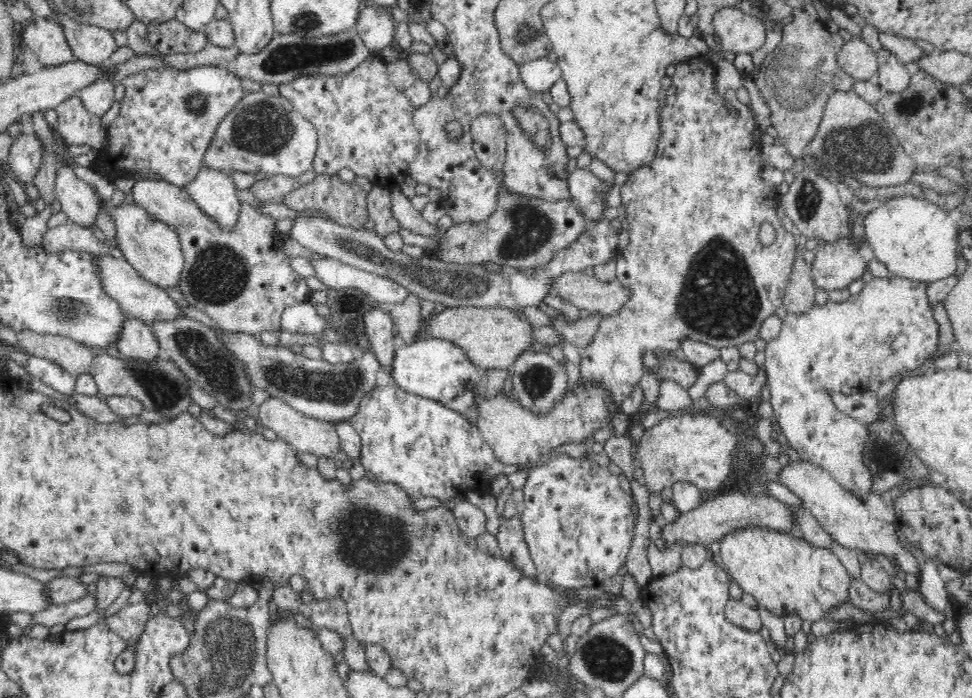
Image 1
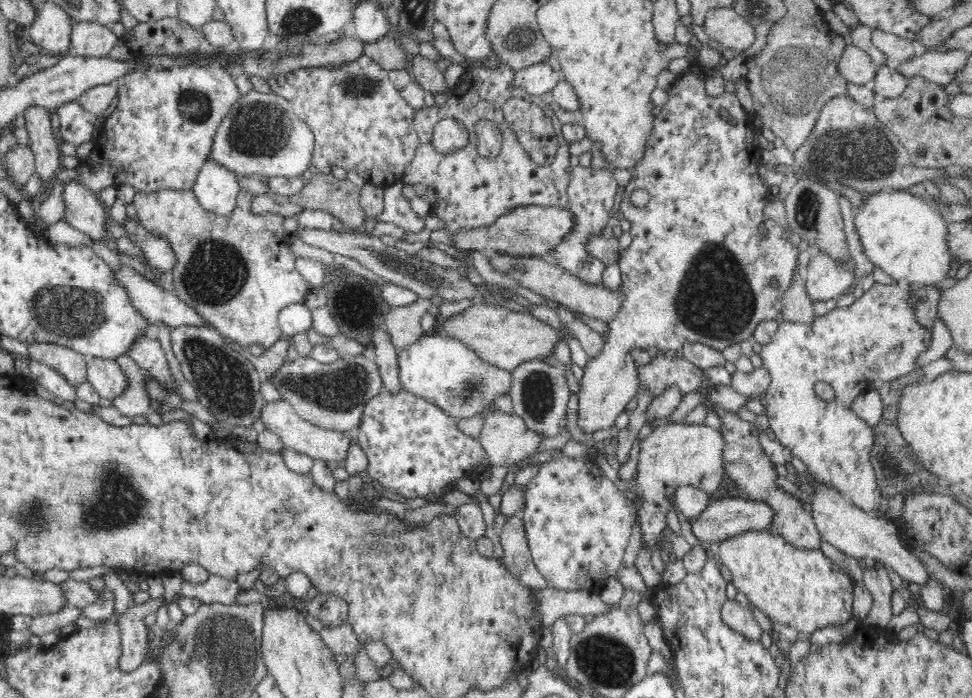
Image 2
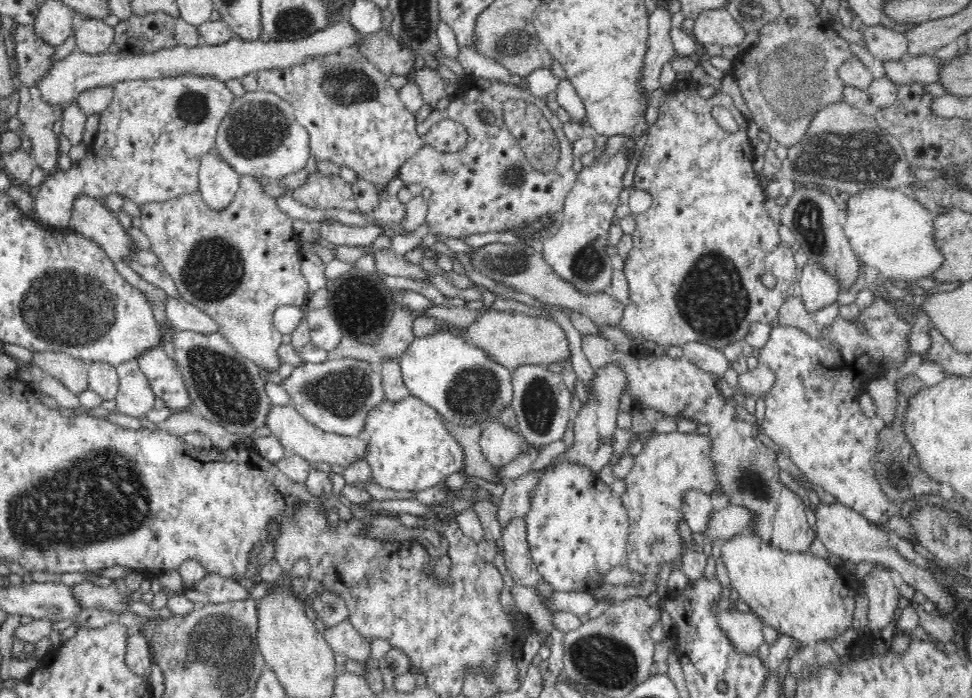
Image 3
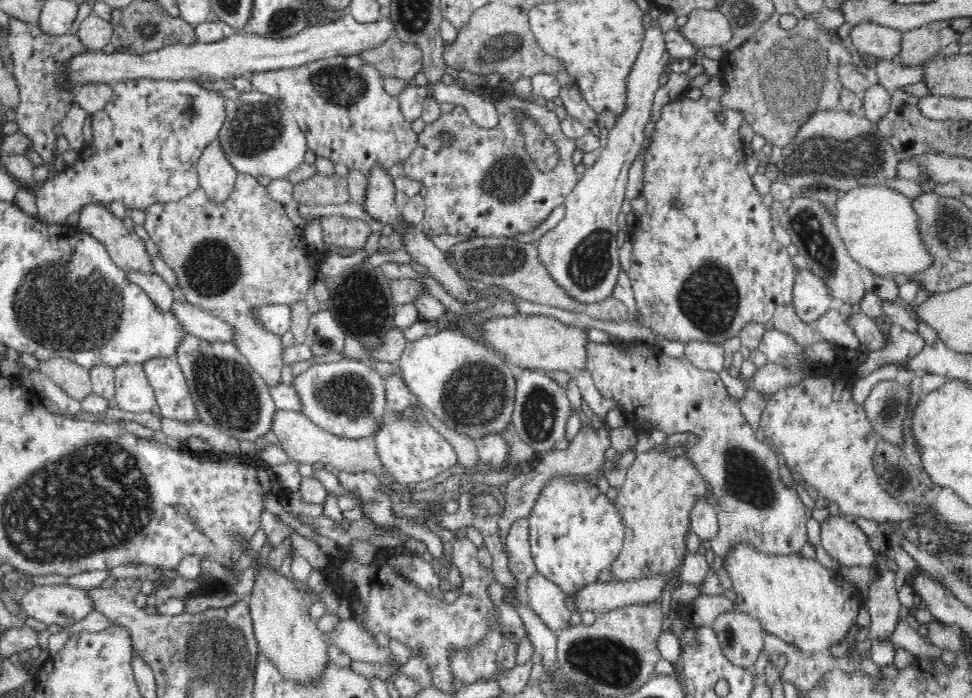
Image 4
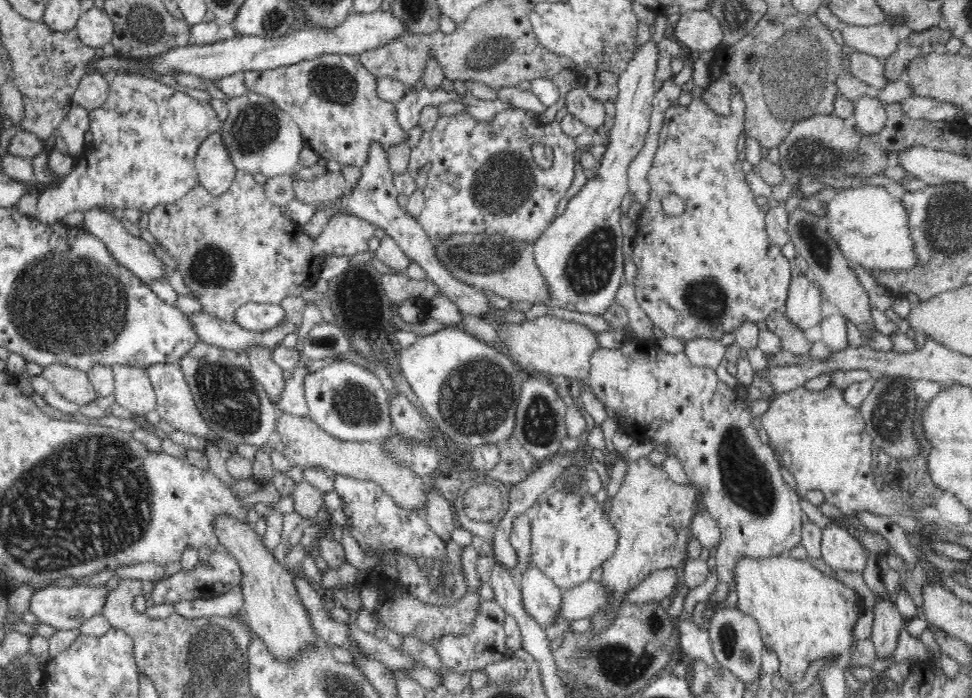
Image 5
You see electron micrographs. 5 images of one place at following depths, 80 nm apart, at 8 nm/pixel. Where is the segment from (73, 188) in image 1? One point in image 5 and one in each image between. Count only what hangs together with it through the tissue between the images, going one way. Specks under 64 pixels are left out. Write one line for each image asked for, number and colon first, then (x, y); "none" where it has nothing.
2: (85, 211)
3: (90, 217)
4: (126, 249)
5: (130, 250)

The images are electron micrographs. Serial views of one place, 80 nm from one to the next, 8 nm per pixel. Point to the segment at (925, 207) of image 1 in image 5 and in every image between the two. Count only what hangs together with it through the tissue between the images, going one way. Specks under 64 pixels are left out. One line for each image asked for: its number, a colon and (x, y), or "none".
2: (905, 235)
3: (888, 229)
4: (879, 226)
5: (870, 226)

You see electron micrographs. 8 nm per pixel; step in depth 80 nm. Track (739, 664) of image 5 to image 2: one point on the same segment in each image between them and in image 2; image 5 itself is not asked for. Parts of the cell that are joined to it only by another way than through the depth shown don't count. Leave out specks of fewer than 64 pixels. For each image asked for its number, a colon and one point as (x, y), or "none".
2: (740, 618)
3: (744, 629)
4: (741, 635)

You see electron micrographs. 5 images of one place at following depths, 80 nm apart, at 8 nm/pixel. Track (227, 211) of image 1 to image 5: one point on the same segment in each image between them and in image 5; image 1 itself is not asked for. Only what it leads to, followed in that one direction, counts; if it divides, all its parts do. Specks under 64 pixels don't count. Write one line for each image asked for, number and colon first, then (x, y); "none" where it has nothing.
2: (216, 188)
3: (218, 182)
4: (217, 176)
5: (215, 170)

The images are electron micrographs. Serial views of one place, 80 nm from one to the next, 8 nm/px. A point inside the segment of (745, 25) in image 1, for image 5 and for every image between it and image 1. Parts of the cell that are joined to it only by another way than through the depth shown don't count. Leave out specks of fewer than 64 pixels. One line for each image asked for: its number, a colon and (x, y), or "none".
2: (723, 24)
3: (717, 26)
4: (704, 28)
5: (697, 30)

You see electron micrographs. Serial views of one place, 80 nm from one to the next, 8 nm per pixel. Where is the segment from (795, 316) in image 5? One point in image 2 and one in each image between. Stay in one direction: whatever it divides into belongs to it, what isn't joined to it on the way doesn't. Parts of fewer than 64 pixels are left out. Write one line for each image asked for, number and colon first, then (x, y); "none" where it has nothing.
2: (826, 279)
3: (818, 288)
4: (810, 295)

